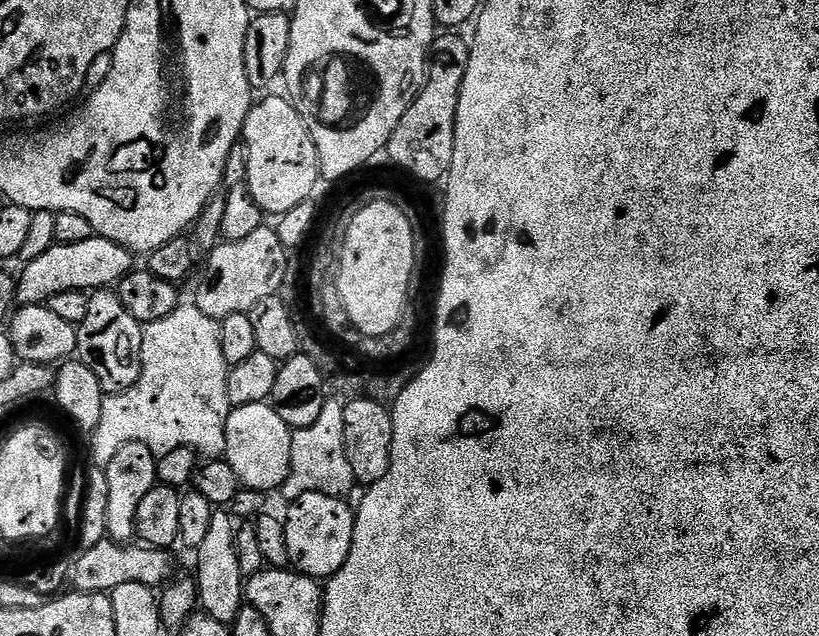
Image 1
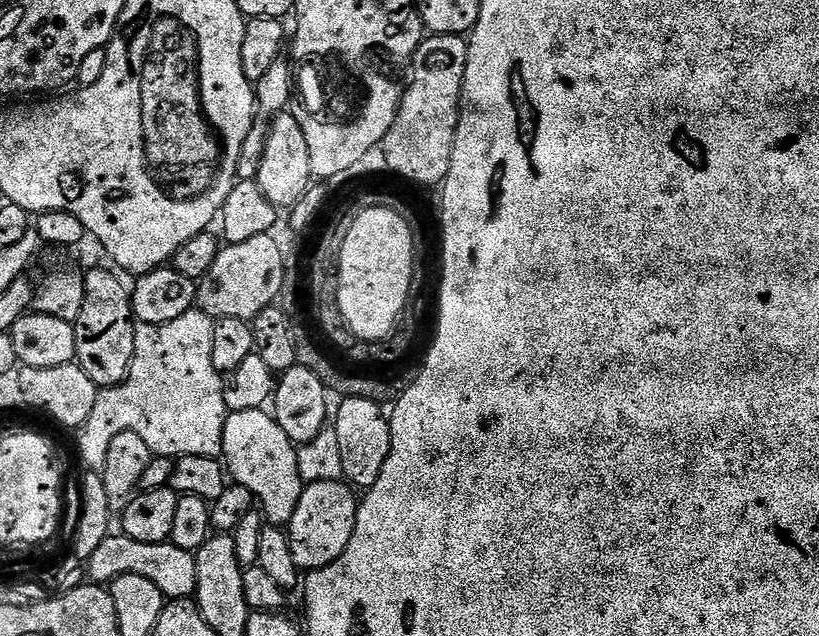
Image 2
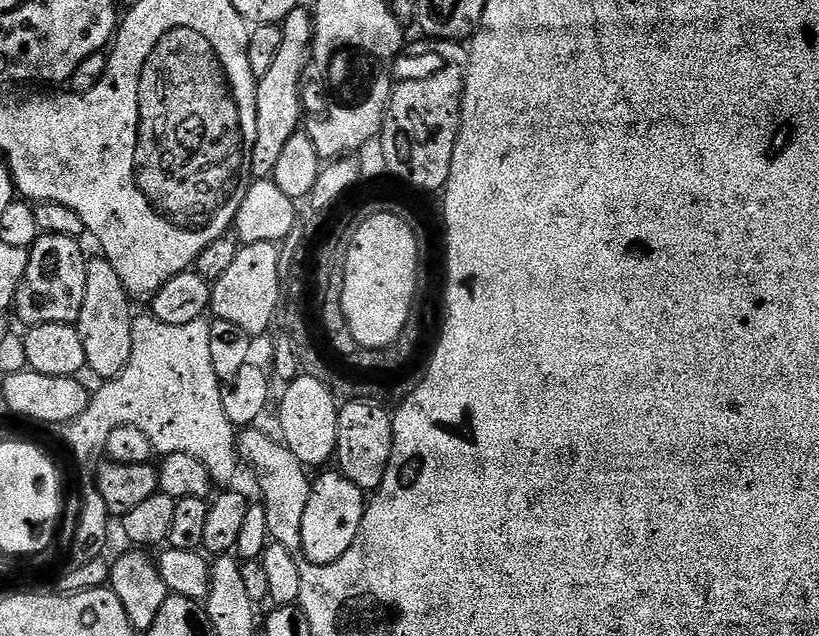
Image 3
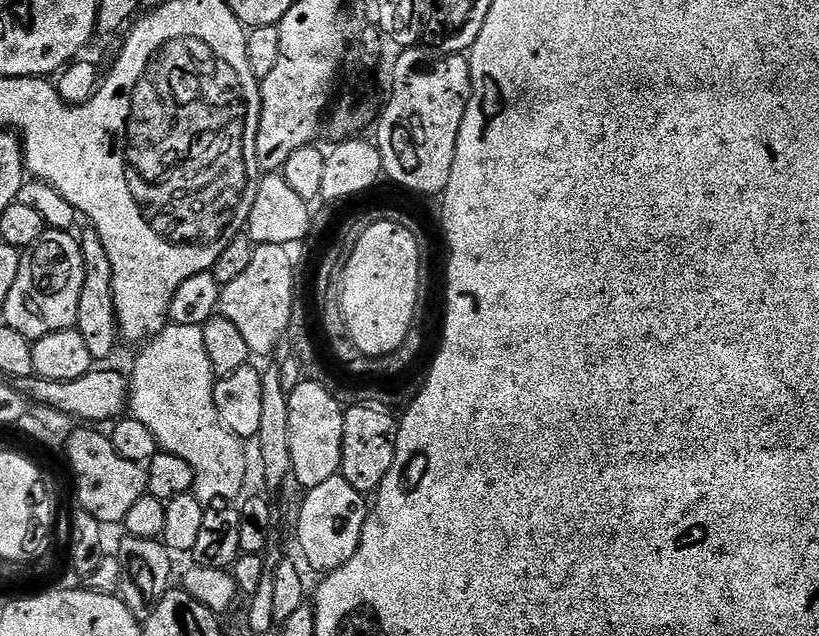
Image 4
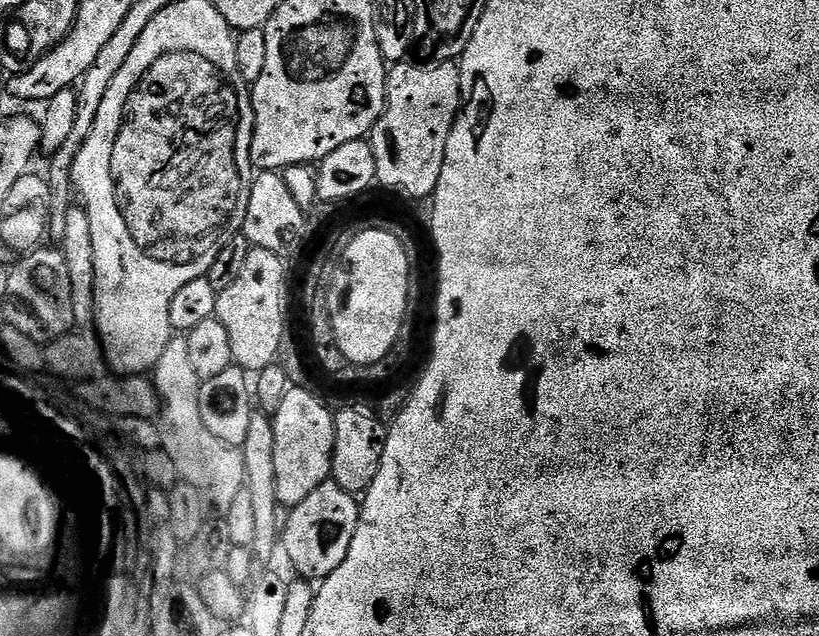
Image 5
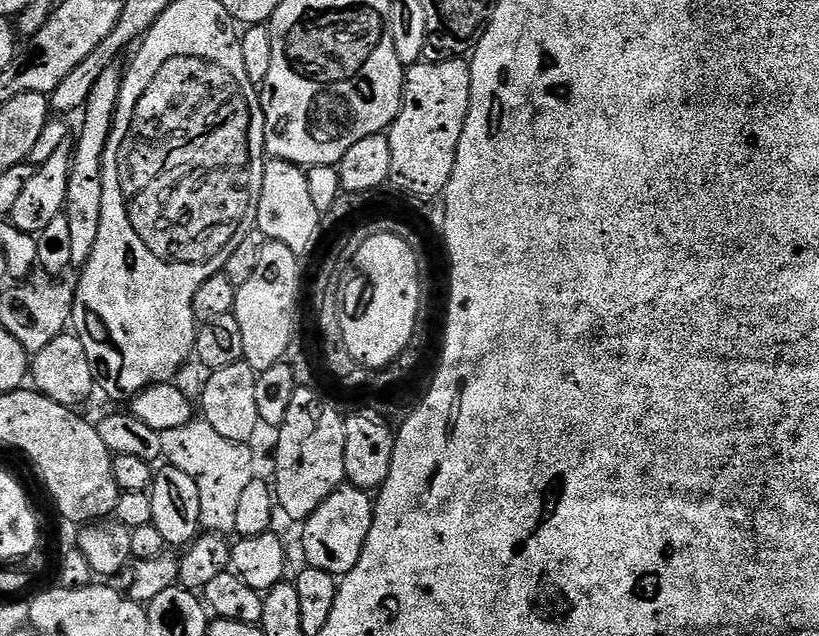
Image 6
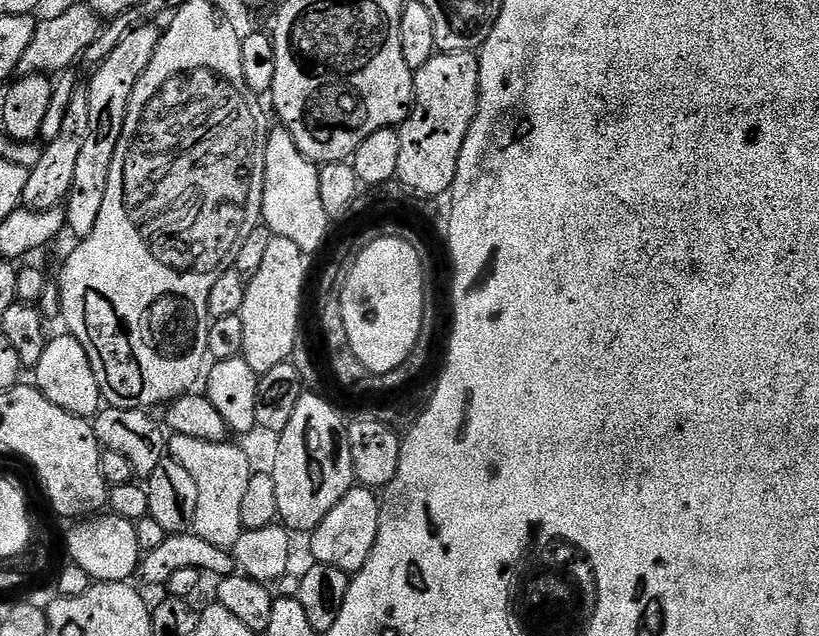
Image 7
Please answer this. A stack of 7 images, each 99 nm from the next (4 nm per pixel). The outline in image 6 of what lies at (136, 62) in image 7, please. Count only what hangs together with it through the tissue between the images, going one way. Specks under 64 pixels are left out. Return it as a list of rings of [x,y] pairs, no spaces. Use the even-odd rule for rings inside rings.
[[[116,66],[107,68],[102,78],[94,82],[94,90],[90,90],[90,98],[84,103],[82,109],[84,125],[80,128],[80,141],[75,141],[72,153],[72,169],[63,214],[70,222],[72,263],[76,266],[88,263],[90,254],[94,250],[94,242],[98,242],[98,226],[102,226],[104,155],[114,126],[120,87],[124,81],[121,69],[118,69],[119,67]]]

